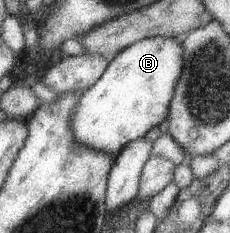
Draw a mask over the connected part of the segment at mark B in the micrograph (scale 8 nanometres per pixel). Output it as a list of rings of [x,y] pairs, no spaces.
[[[160,36],[138,40],[120,50],[106,64],[99,80],[80,94],[70,120],[70,129],[75,140],[115,158],[129,141],[140,139],[148,130],[158,127],[168,115],[168,104],[183,68],[182,52],[181,37]]]

